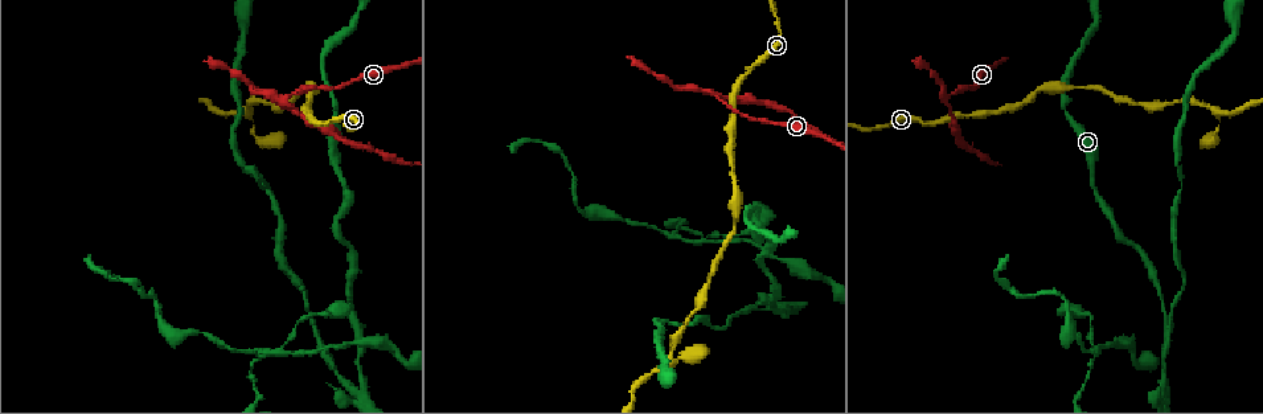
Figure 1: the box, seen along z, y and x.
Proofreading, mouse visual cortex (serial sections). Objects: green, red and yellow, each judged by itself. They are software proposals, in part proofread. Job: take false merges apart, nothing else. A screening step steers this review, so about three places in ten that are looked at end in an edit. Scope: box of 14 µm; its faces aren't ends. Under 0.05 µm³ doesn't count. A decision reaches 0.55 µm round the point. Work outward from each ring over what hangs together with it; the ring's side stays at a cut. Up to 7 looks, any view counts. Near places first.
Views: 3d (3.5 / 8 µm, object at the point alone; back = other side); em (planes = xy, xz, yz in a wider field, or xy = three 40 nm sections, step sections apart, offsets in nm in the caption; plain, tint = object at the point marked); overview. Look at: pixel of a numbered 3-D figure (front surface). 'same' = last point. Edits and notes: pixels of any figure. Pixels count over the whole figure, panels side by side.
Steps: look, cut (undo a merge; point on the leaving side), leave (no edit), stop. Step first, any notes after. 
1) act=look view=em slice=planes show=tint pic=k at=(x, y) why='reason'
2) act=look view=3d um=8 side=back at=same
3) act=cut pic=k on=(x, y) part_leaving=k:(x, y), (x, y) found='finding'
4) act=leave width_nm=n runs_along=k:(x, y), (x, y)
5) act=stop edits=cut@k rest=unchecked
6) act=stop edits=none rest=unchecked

act=look view=3d um=8 pic=1 at=(285, 99) why='a fork'

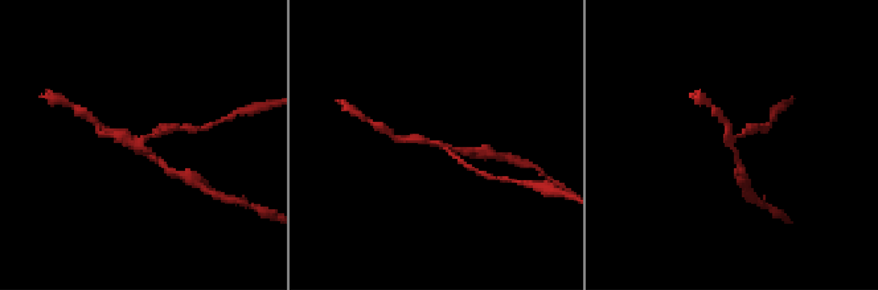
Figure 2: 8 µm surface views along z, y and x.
act=look view=3d um=3.5 pic=2 at=(439, 144)

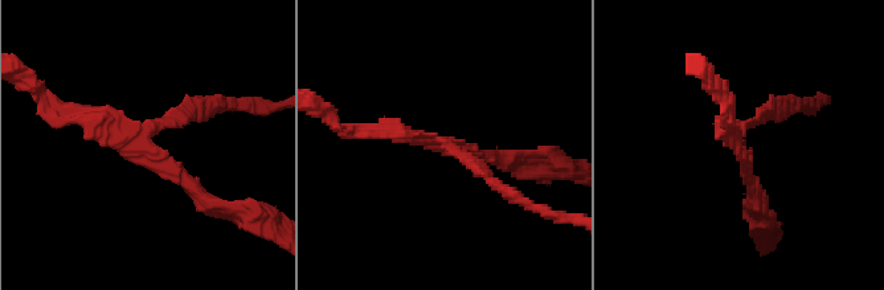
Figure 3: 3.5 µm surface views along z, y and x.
act=look view=em slice=planes show=tint pic=3 at=(443, 147) arms=3 arm_widths_nm=150,200,200 why='shape alone is not enough'

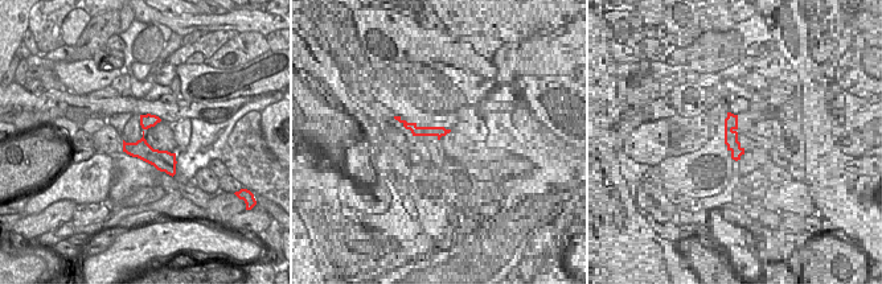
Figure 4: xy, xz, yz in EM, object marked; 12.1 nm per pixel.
act=cut pic=3 on=(744, 171) found='a second cell is stuck on'

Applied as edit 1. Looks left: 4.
act=look view=overview

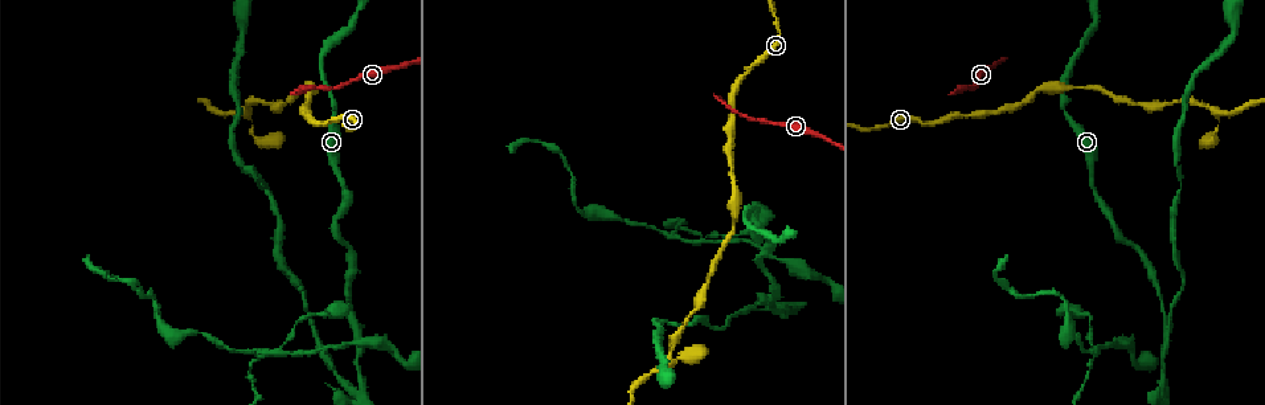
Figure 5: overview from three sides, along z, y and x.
act=look view=3d um=8 pic=5 at=(243, 111) why='thin neck'

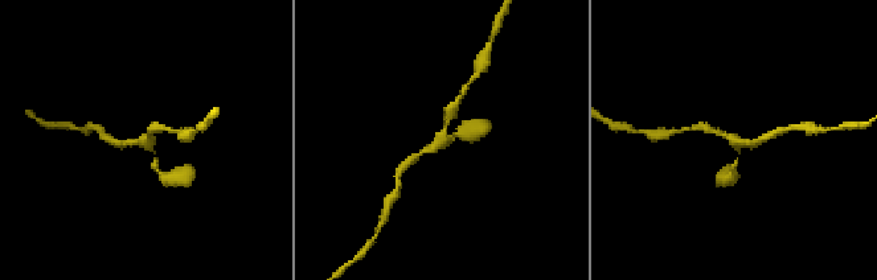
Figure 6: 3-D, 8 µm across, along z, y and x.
act=look view=3d um=3.5 pic=6 at=(441, 144)

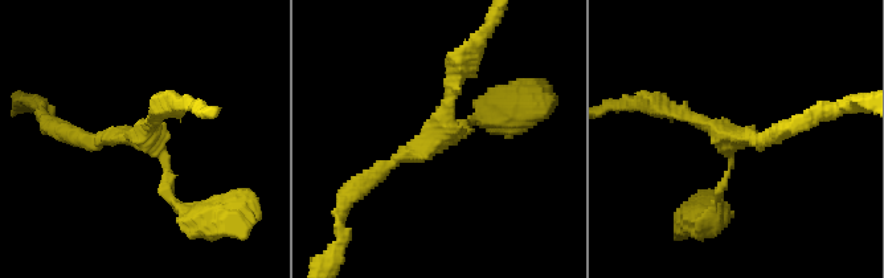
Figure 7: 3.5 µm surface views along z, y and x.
act=leave arms=3 arm_widths_nm=150,200,200 runs_along=7:(166, 106), (146, 138), (183, 211) found='one cell here'

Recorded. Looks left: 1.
act=stop edits=cut@3 rest=unchecked

